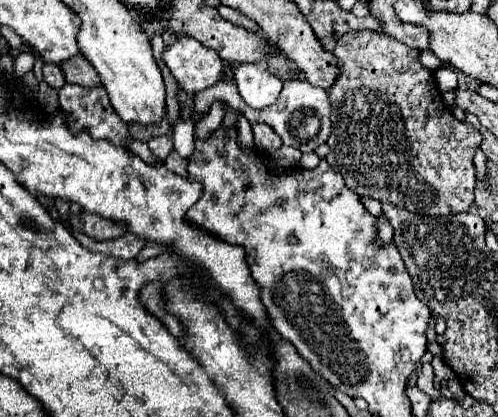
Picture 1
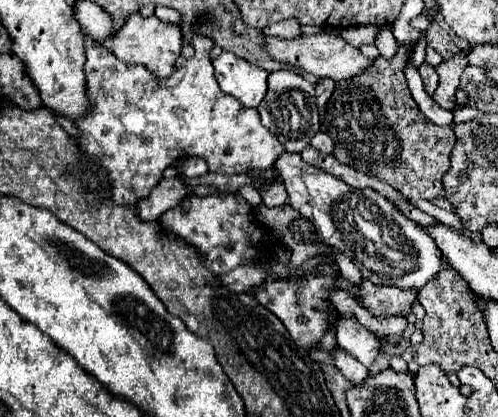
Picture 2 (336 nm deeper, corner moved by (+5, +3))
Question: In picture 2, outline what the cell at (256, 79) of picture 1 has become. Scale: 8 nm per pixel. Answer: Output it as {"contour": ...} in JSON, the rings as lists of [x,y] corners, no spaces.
{"contour":[[[221,54],[213,60],[215,78],[221,90],[237,98],[247,108],[257,108],[267,92],[267,74],[235,54]]]}

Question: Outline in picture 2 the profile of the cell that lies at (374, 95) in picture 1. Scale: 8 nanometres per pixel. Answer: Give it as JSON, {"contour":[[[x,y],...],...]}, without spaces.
{"contour":[[[399,46],[399,52],[395,54],[395,58],[391,60],[377,58],[375,64],[367,70],[367,74],[339,82],[333,96],[327,102],[327,112],[325,112],[327,134],[331,136],[335,144],[333,156],[339,162],[351,168],[357,168],[365,174],[377,176],[379,180],[387,182],[389,186],[393,186],[397,192],[401,192],[409,200],[443,198],[445,196],[443,174],[449,170],[449,156],[455,146],[453,126],[437,126],[431,120],[427,120],[417,108],[407,88],[405,74],[403,74],[407,56],[409,56],[409,50]]]}

